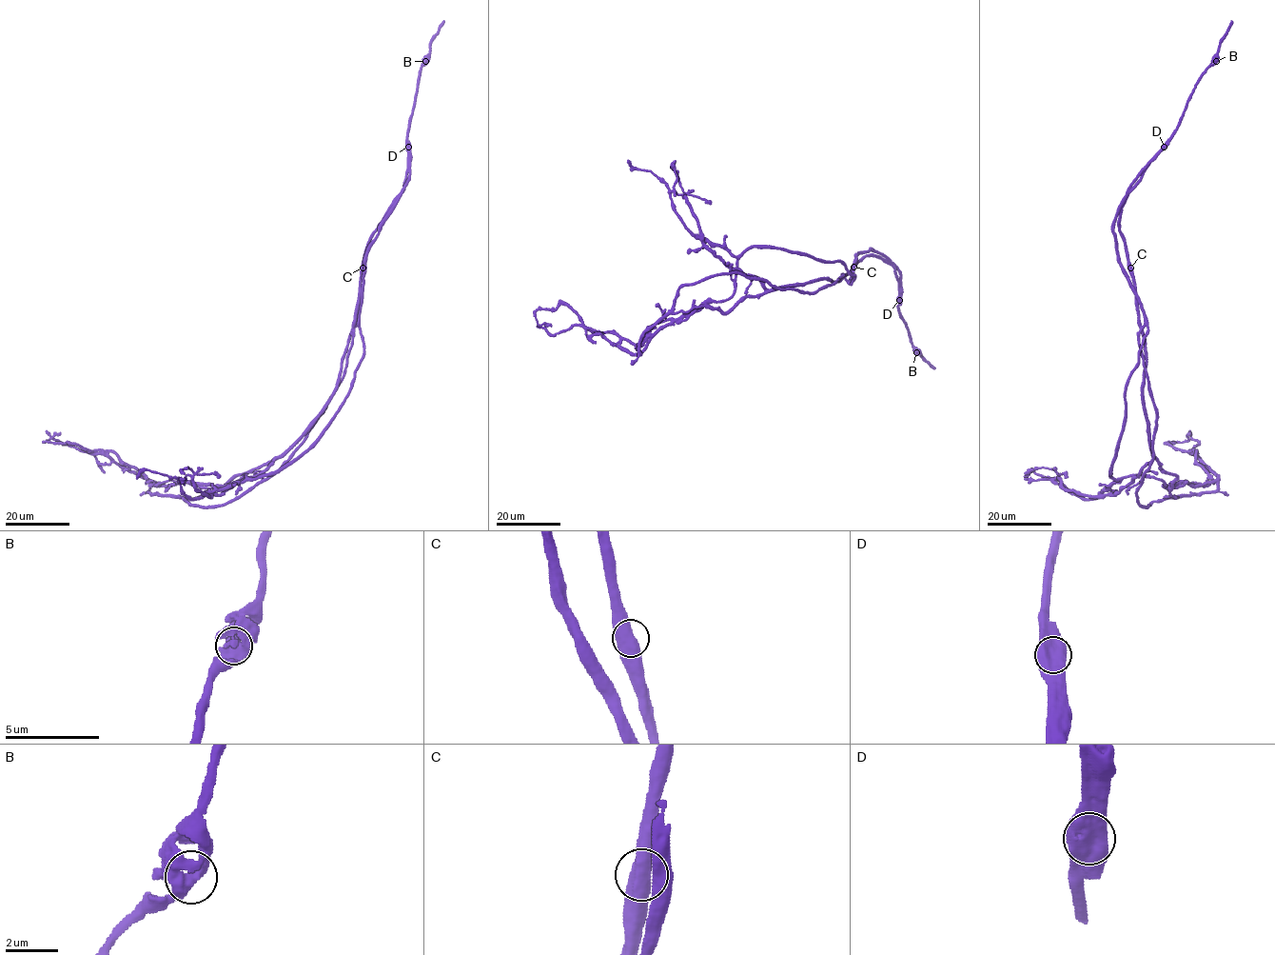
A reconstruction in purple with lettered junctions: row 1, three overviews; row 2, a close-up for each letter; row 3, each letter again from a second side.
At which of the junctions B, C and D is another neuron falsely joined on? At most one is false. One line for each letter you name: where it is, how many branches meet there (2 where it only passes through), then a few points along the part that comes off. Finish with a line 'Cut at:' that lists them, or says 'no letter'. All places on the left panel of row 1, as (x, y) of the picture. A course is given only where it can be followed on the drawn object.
D: at (408, 147); 2 branches meet; foreign part runs (408, 147), (404, 190), (363, 259), (338, 385), (283, 453), (220, 487), (162, 486), (46, 430)
Cut at: D

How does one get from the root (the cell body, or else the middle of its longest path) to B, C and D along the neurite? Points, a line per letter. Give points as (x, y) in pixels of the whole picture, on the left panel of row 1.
B: (339, 382), (342, 357), (352, 328), (369, 238), (403, 188), (407, 171), (409, 118), (419, 71), (425, 61)
C: (339, 382), (342, 357), (352, 328), (362, 268)
D: (339, 382), (342, 357), (352, 328), (366, 247), (372, 232), (403, 188), (408, 147)

